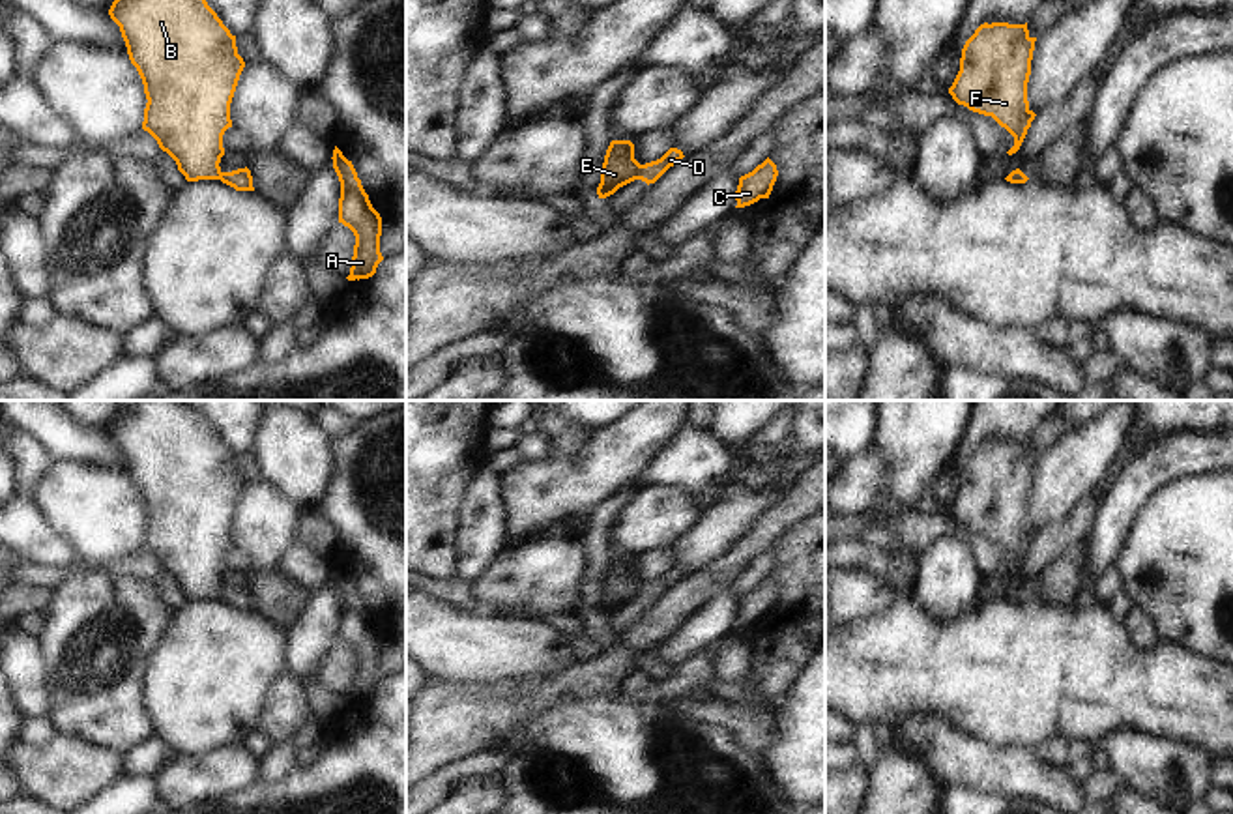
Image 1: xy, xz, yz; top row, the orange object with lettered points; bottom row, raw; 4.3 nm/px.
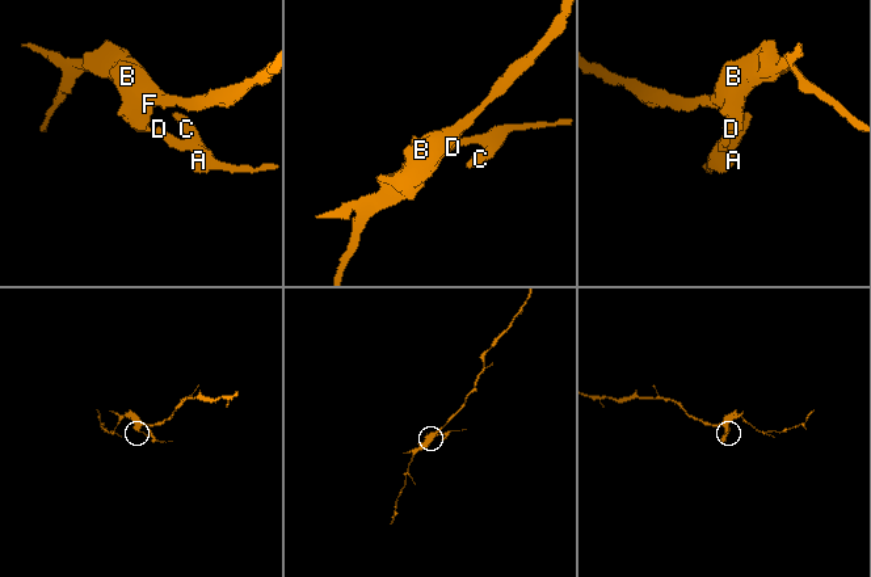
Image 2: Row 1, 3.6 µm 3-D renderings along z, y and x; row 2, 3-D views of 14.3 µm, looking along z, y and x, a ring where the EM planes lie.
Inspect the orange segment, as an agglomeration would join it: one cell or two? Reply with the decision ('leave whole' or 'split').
split

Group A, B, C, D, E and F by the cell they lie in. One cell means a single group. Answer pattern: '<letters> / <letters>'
A C D / B E F

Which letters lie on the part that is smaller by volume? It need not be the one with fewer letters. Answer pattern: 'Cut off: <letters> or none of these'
Cut off: A, C, D

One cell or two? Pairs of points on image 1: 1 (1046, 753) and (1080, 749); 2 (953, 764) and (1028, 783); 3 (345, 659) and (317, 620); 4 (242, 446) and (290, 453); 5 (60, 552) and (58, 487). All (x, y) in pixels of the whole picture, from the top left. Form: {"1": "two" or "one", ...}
{"1": "one", "2": "one", "3": "two", "4": "two", "5": "two"}

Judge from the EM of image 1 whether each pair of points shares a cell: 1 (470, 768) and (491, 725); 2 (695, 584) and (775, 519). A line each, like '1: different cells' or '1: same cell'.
1: different cells
2: same cell

